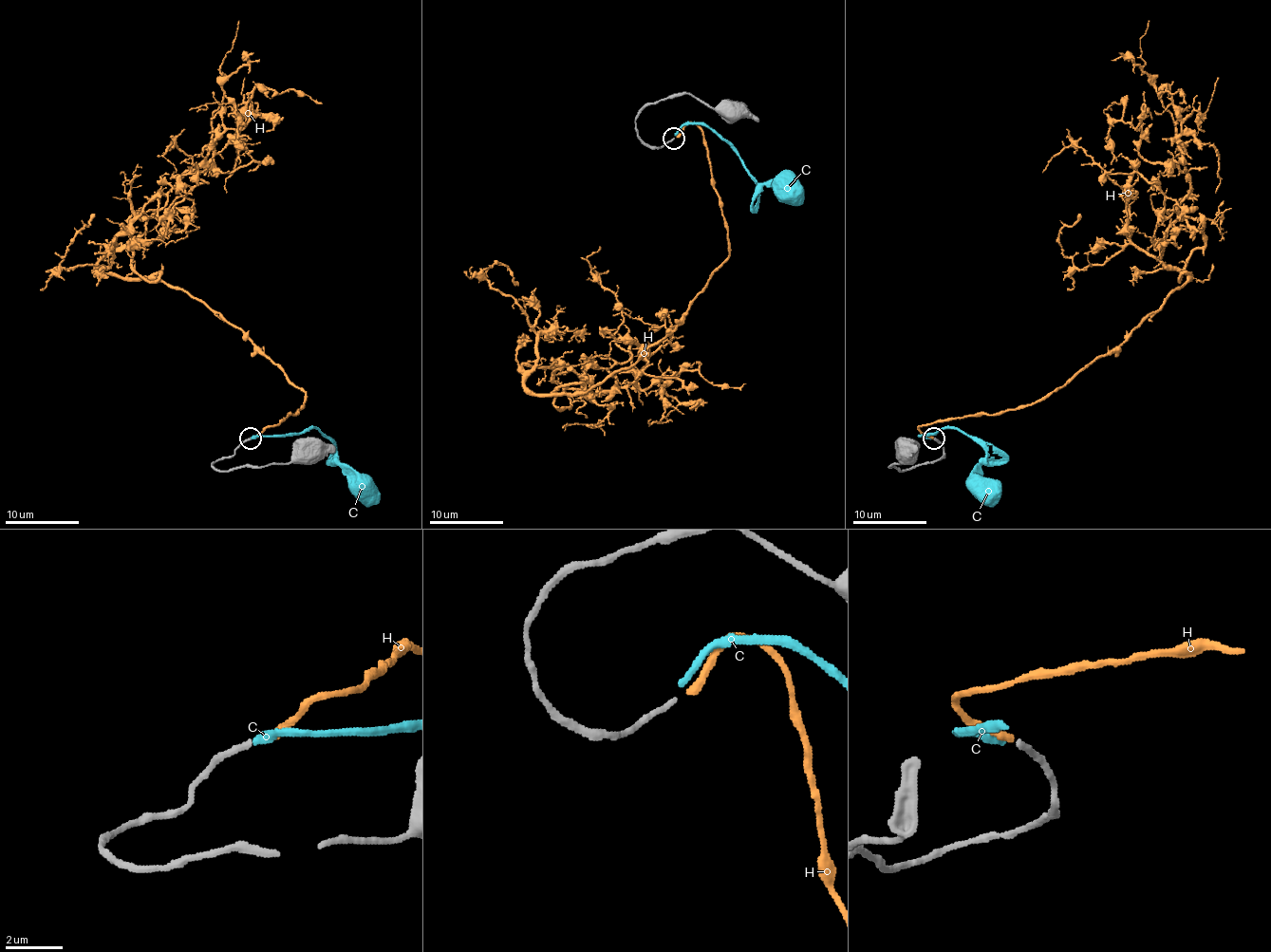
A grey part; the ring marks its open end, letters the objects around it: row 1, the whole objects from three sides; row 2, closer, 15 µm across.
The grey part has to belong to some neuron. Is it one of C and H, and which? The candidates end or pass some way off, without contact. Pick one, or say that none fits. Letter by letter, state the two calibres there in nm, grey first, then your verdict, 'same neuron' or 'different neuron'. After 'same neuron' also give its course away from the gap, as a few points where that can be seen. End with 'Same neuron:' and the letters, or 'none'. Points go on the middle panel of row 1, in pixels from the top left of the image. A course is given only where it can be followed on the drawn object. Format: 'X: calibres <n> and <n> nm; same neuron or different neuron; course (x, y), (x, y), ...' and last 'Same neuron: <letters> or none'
C: calibres 200 and 280 nm; different neuron
H: calibres 200 and 280 nm; same neuron; course (677, 137), (702, 133), (728, 256), (634, 363), (553, 401), (681, 370), (745, 383)
Same neuron: H

